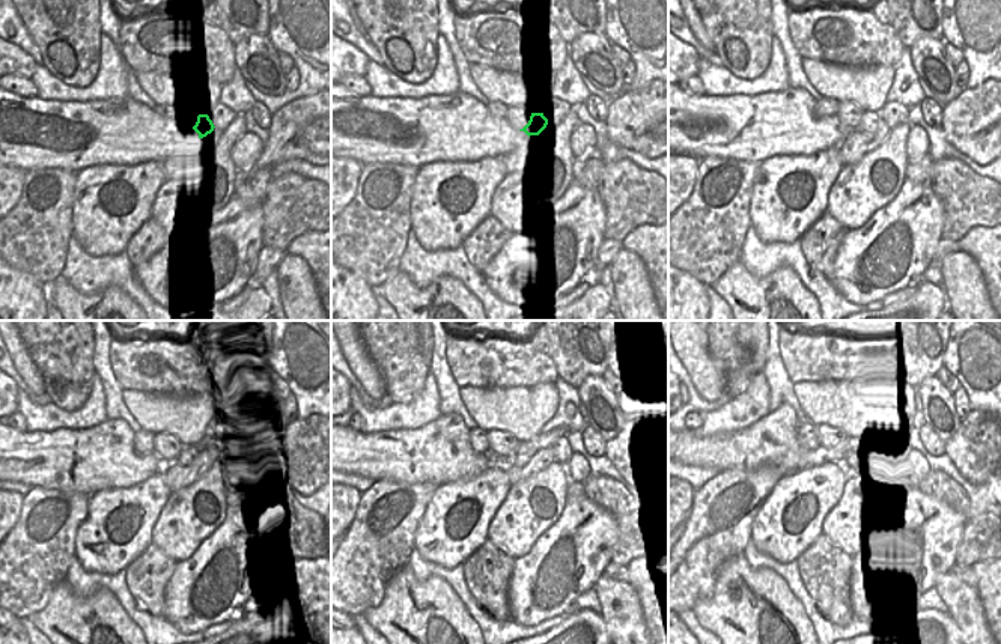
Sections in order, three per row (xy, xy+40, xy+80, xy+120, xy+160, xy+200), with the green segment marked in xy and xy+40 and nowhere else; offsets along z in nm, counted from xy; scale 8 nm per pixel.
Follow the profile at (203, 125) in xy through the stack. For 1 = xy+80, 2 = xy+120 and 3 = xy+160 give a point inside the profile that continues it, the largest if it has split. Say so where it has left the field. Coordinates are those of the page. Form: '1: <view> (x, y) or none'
1: xy+80 (869, 122)
2: xy+120 (188, 453)
3: xy+160 (524, 452)

